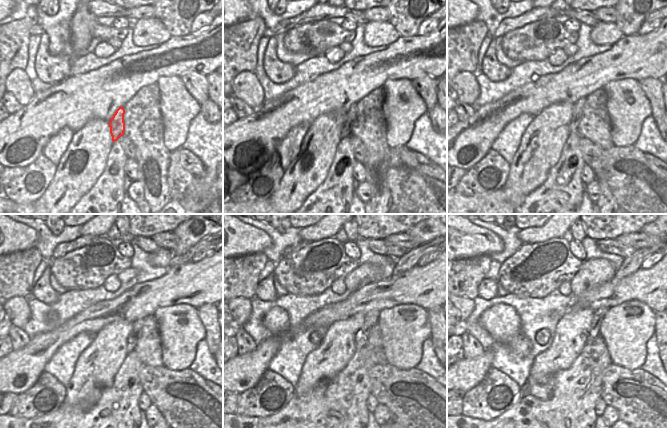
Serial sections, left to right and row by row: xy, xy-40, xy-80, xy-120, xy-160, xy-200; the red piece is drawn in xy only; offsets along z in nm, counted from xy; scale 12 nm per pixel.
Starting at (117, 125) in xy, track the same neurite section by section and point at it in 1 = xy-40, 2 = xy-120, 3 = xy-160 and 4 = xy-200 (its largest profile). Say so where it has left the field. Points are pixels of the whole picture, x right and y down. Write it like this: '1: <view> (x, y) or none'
1: xy-40 (346, 129)
2: xy-120 (131, 341)
3: xy-160 (371, 318)
4: xy-200 (594, 331)

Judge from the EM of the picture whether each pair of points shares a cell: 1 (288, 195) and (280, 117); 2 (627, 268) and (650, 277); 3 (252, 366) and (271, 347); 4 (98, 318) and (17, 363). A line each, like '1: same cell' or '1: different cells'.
1: different cells
2: different cells
3: same cell
4: same cell

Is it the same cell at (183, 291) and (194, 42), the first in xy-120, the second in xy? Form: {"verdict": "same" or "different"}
{"verdict": "same"}

